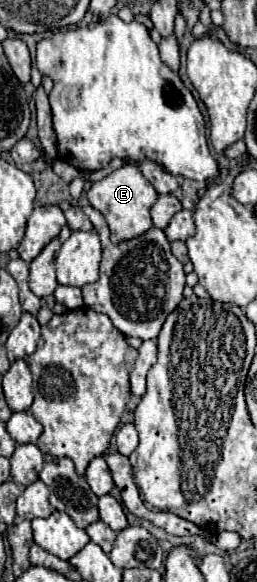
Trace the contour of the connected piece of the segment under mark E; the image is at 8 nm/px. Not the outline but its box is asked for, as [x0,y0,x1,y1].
[88,163,158,243]

